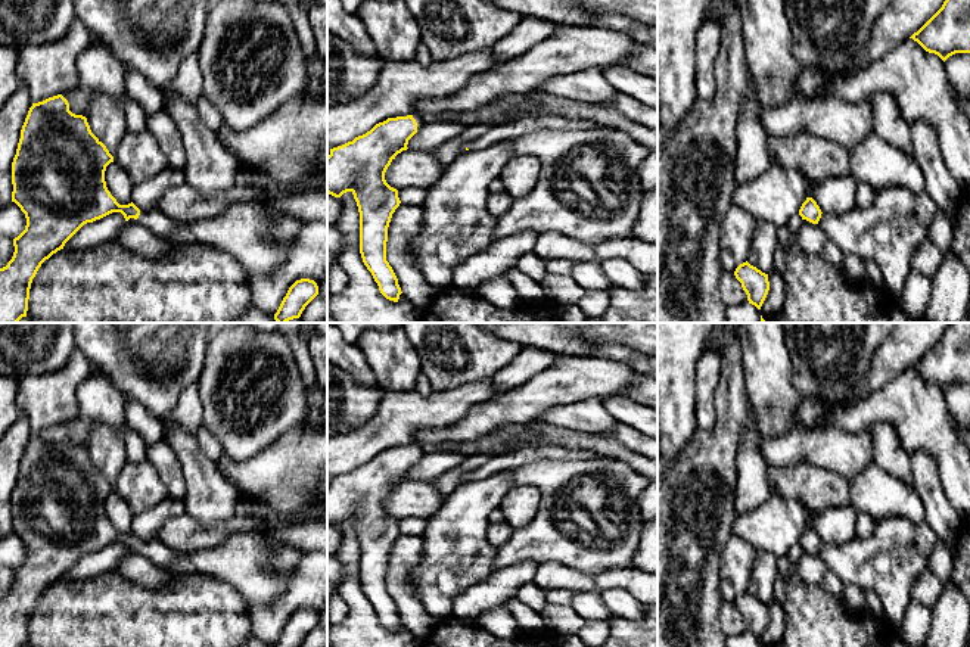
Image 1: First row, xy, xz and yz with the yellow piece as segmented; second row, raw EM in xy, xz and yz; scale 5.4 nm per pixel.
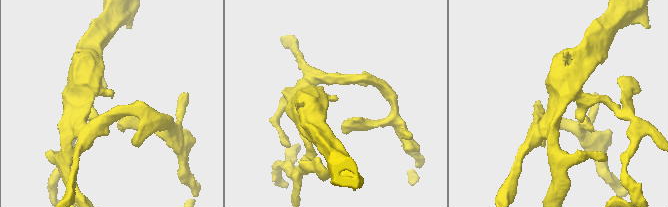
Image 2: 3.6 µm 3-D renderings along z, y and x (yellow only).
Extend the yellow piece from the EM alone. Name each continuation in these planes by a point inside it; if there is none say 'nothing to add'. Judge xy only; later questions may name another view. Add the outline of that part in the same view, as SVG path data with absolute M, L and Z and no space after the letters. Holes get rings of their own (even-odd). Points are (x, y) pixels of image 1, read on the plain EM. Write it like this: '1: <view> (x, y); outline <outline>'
1: xy (159, 553); outline M156 536L152 539L140 541L139 548L137 550L130 548L128 553L144 556L150 559L153 563L161 564L161 566L172 564L192 554L189 551L174 550L162 544Z

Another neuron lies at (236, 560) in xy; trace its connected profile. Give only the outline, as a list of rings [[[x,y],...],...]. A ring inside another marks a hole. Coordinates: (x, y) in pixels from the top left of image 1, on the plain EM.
[[[246,528],[231,532],[218,545],[193,551],[189,557],[168,564],[183,575],[205,575],[231,585],[245,603],[271,603],[286,587],[286,573],[293,570],[304,551],[271,550],[271,528]]]

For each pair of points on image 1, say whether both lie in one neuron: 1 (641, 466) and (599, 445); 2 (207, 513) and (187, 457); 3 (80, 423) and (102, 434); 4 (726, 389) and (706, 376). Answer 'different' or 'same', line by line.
1: same
2: same
3: different
4: different

